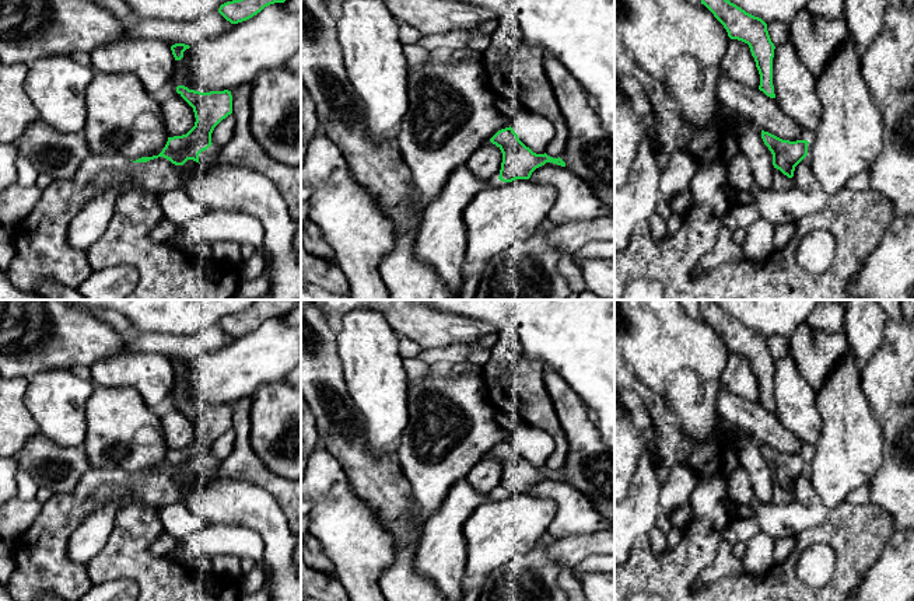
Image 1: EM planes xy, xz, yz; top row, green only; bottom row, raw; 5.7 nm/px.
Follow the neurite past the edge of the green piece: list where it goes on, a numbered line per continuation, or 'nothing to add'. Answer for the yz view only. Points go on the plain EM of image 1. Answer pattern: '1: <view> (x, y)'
1: yz (780, 495)

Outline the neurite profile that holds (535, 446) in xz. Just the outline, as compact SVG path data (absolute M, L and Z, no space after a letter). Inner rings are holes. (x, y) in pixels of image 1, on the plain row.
M521 423L509 434L509 440L519 454L536 468L544 468L546 461L554 450L554 440L550 434L528 423Z

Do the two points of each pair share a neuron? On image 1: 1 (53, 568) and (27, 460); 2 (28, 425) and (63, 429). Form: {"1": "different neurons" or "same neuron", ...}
{"1": "different neurons", "2": "different neurons"}

